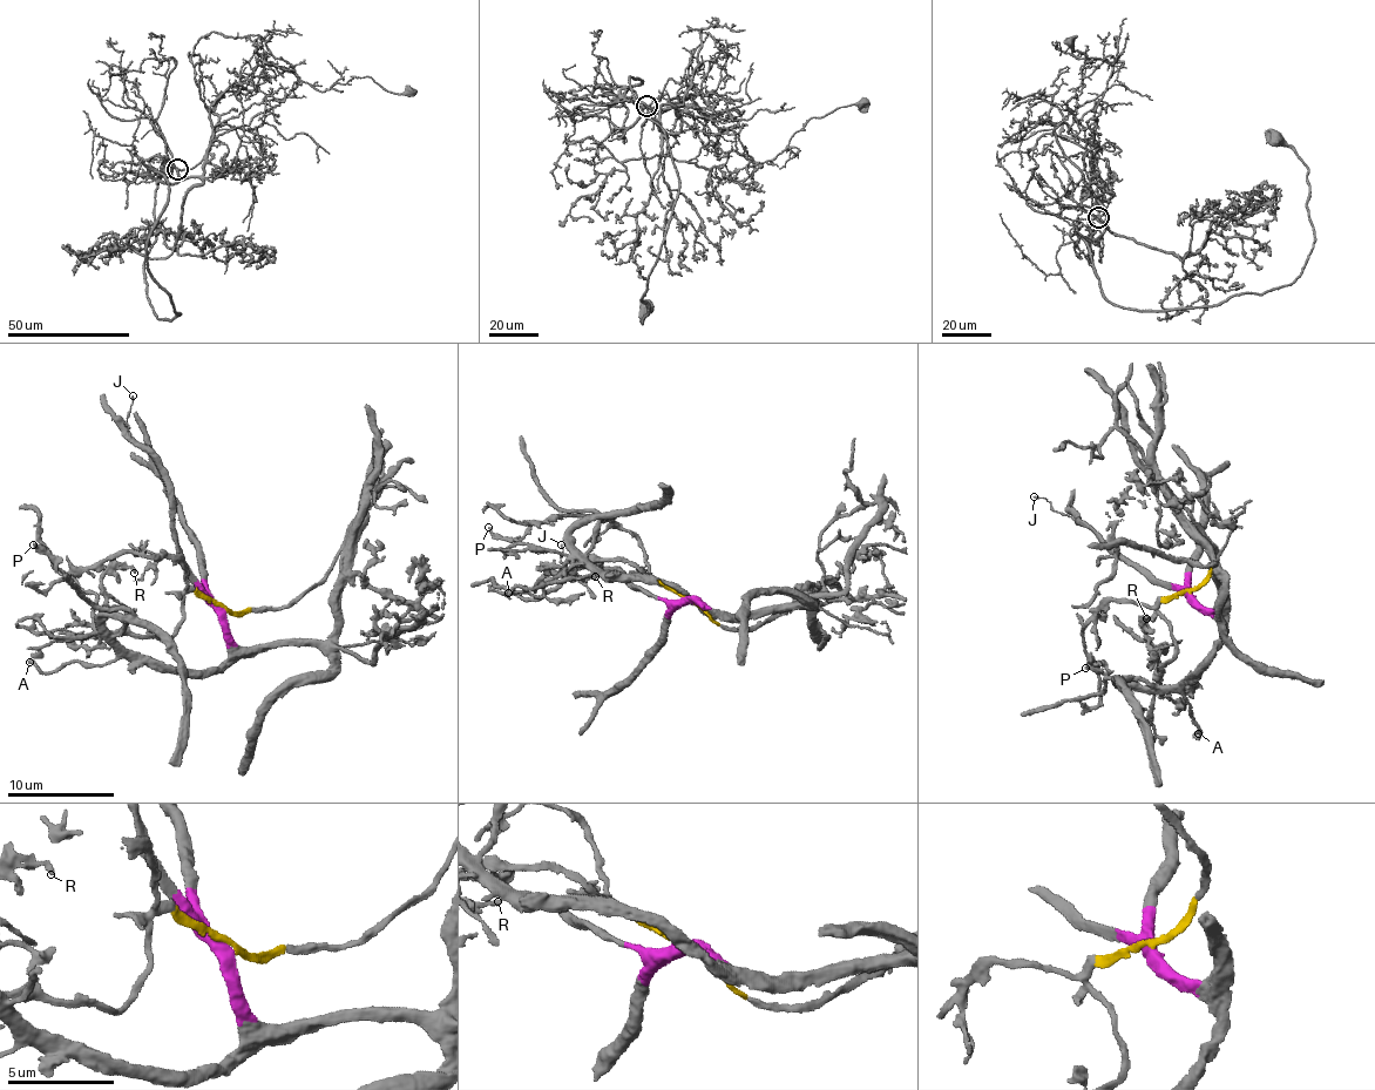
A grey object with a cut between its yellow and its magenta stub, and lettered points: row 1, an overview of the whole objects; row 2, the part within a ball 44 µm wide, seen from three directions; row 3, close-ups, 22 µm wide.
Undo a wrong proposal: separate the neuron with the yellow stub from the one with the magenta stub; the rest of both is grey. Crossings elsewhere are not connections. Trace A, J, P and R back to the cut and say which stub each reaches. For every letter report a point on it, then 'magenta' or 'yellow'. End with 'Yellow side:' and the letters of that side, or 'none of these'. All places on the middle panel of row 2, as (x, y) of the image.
A: at (508, 593); magenta
J: at (561, 544); magenta
P: at (488, 527); yellow
R: at (595, 576); yellow
Yellow side: P, R

